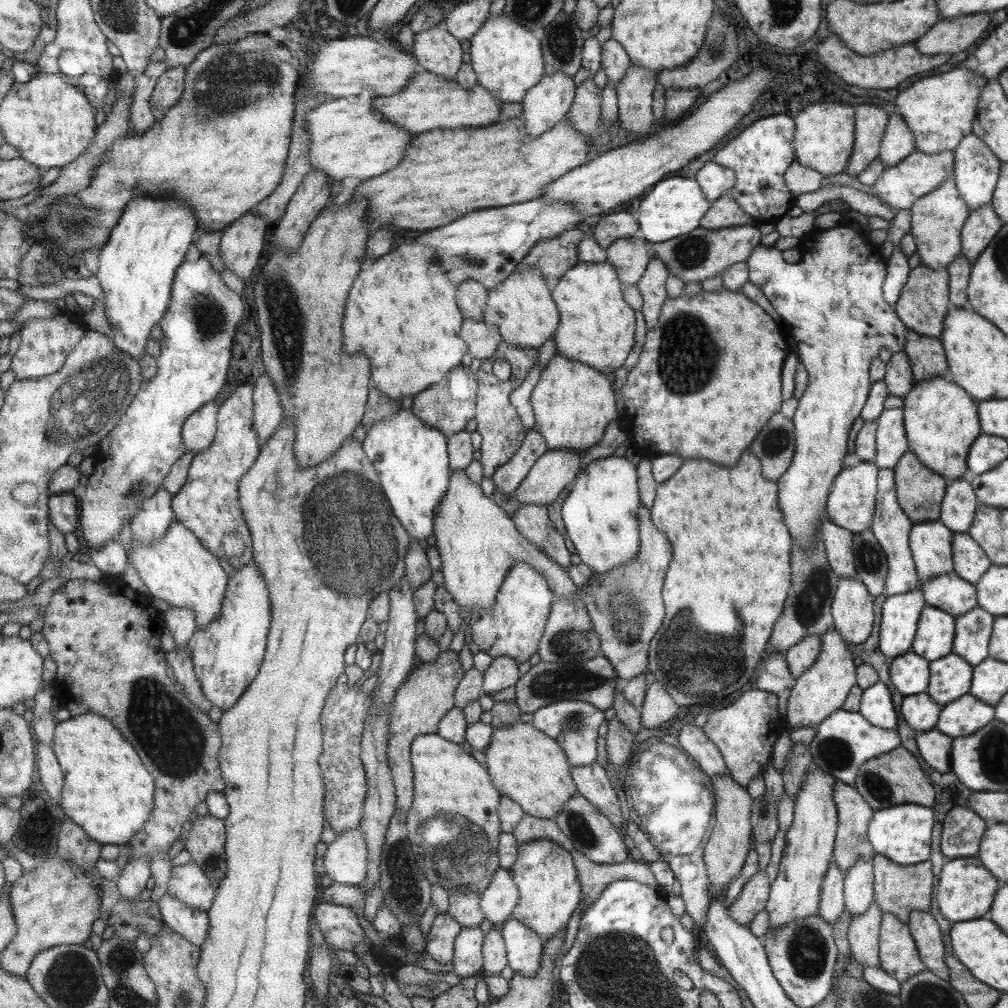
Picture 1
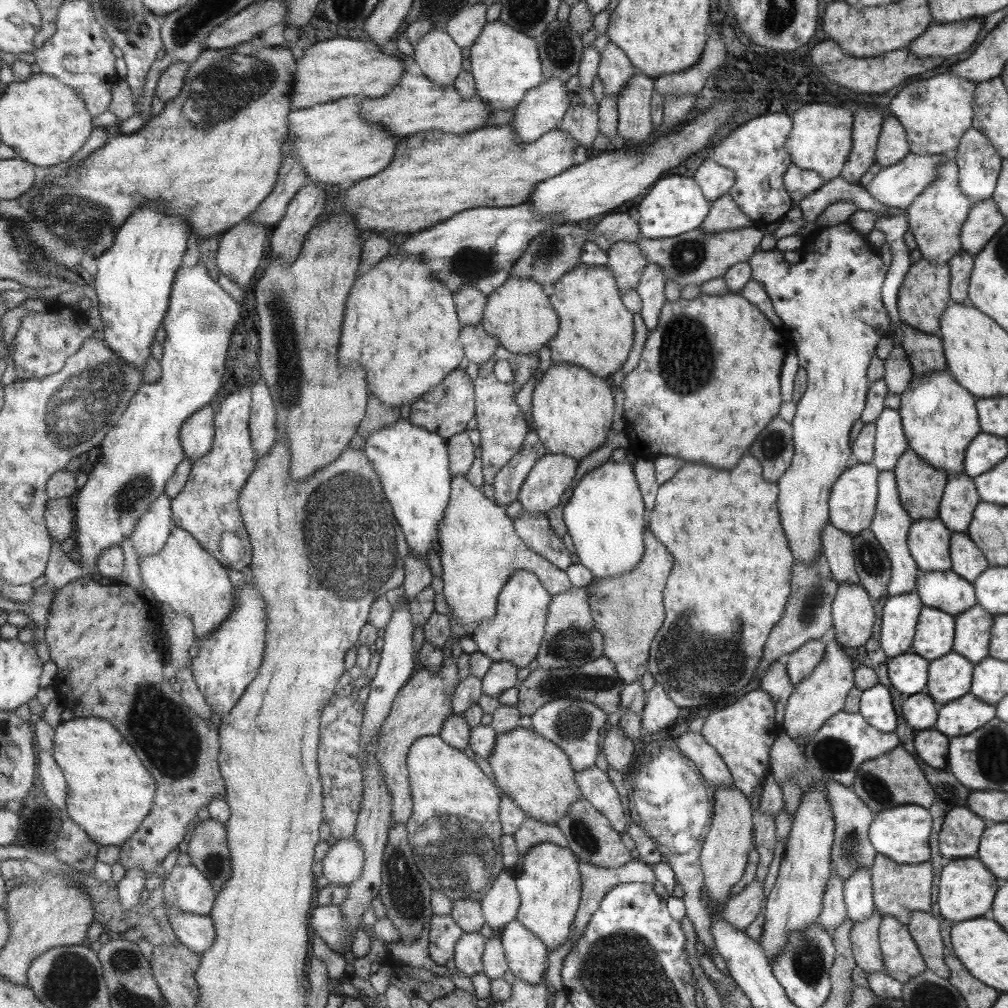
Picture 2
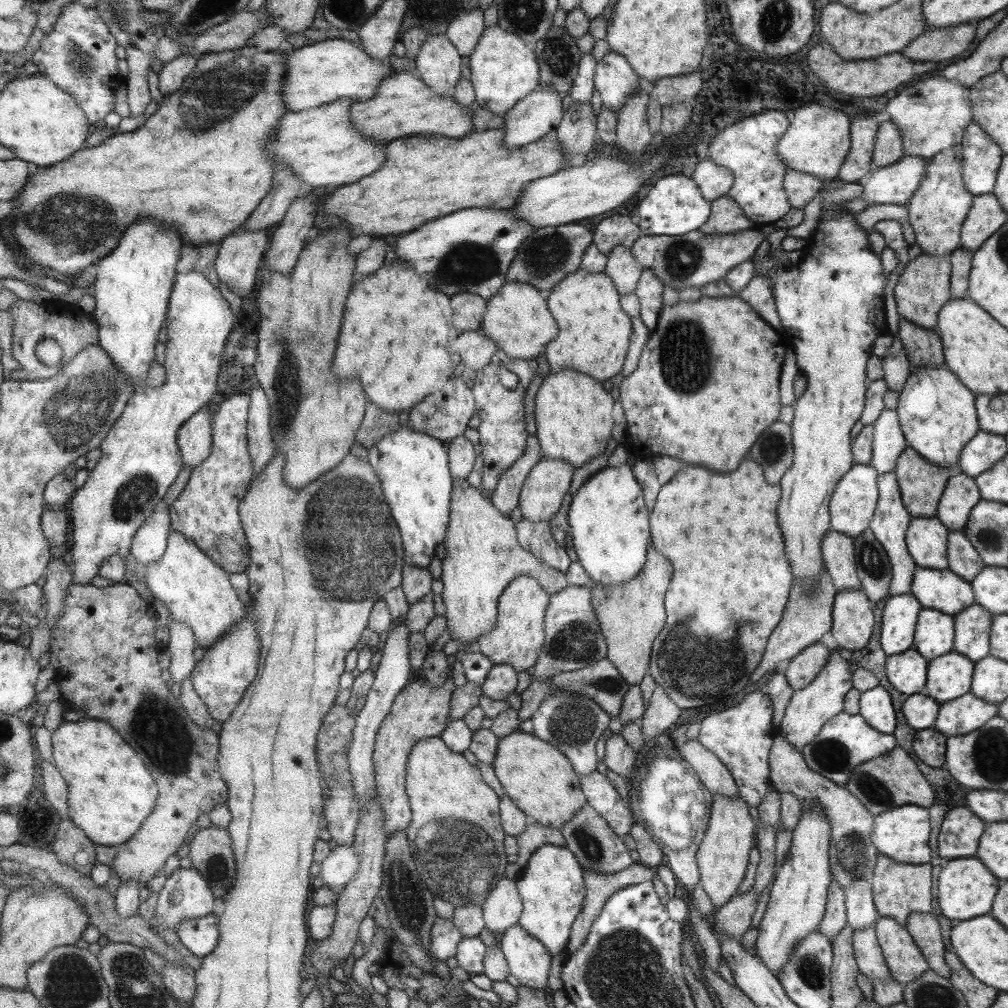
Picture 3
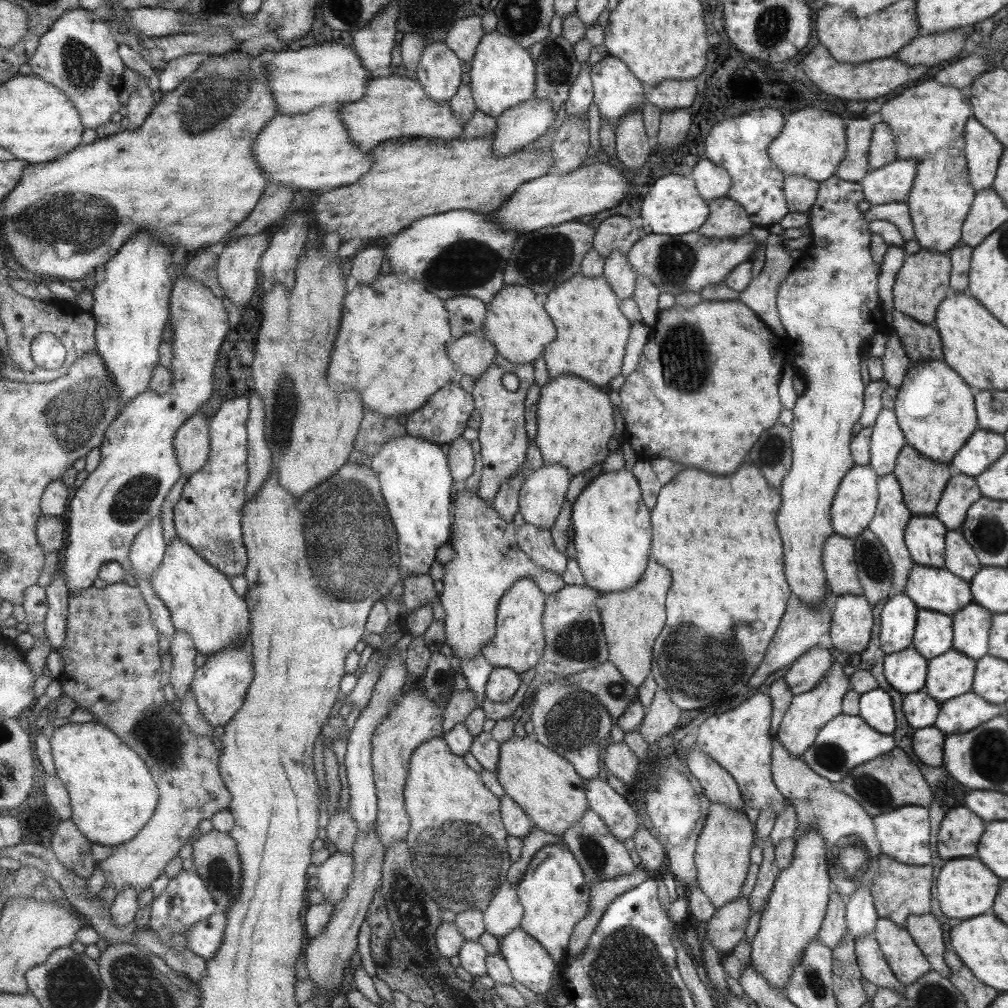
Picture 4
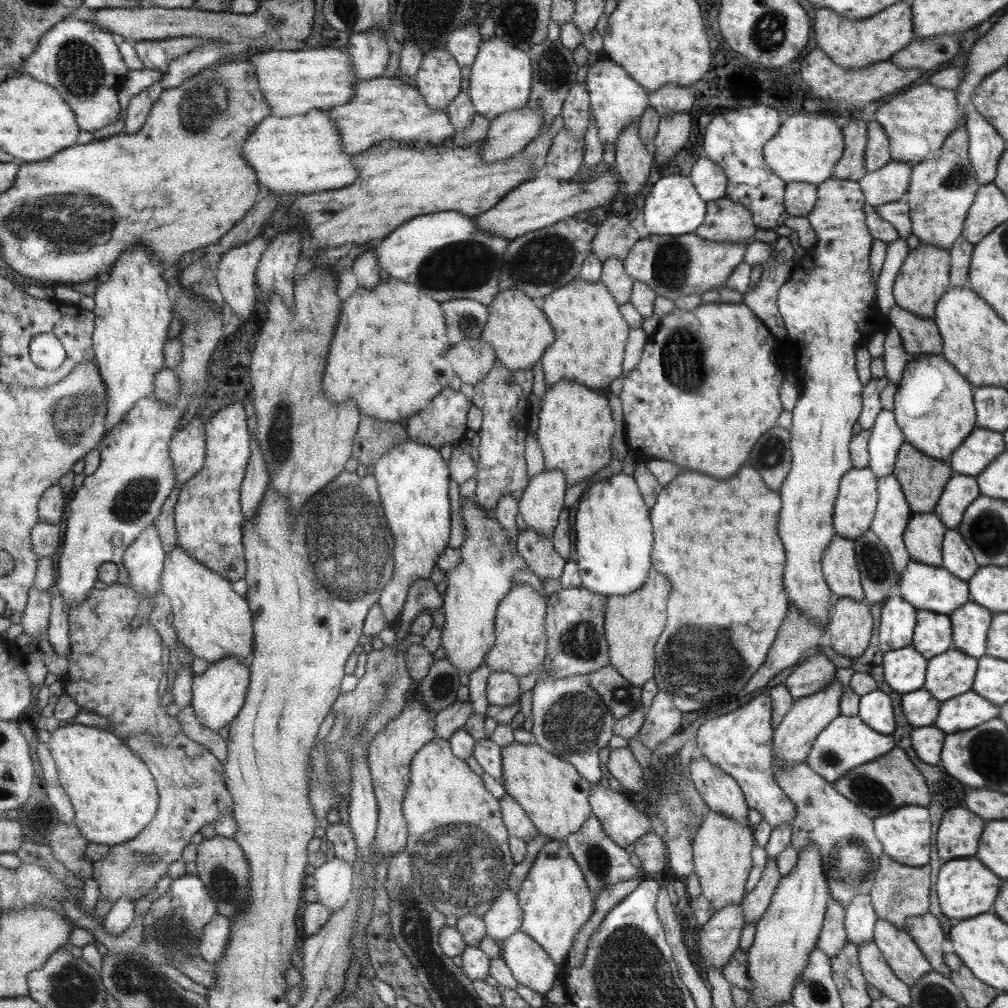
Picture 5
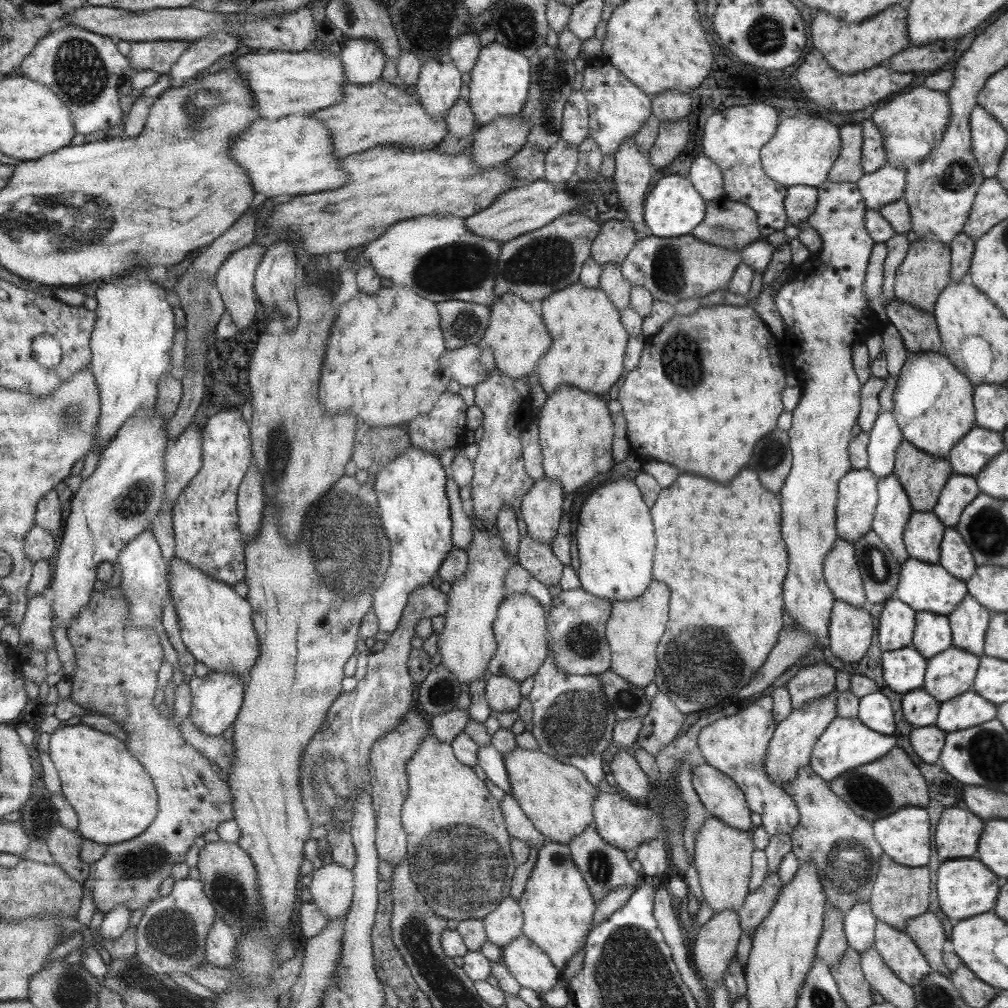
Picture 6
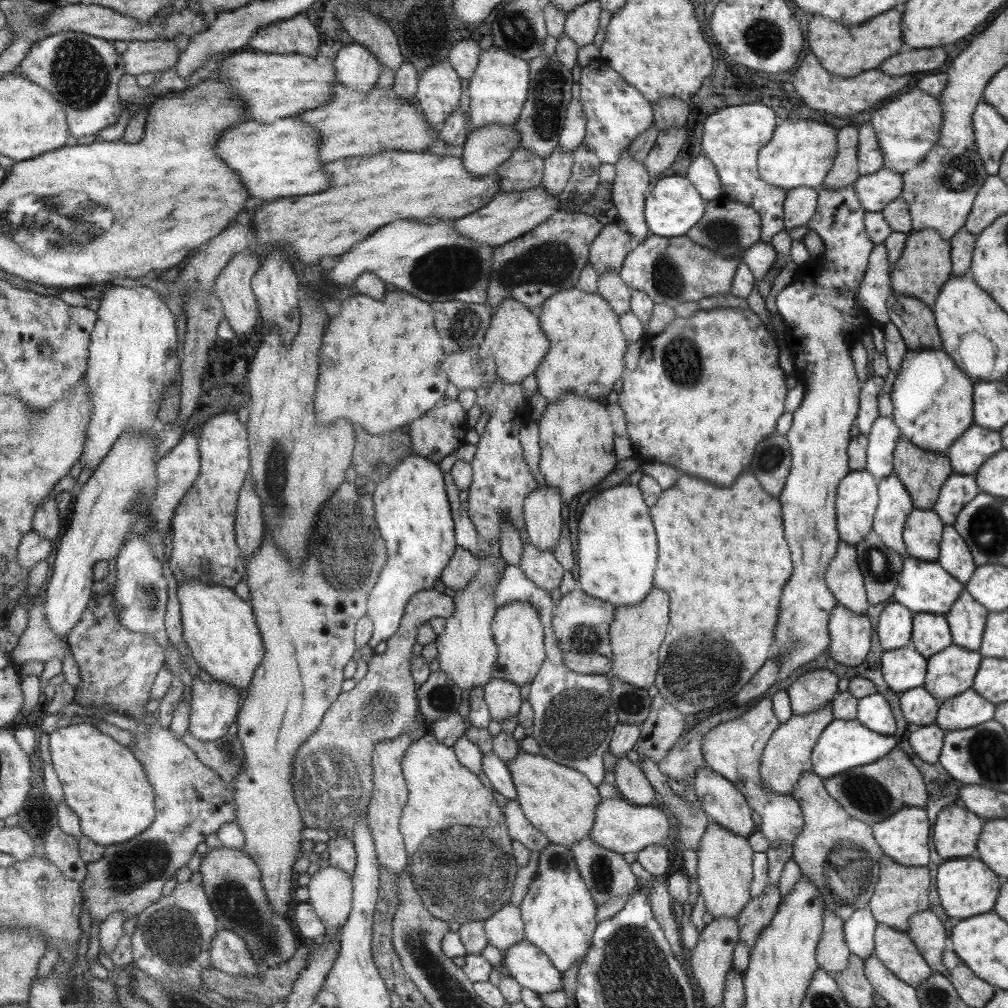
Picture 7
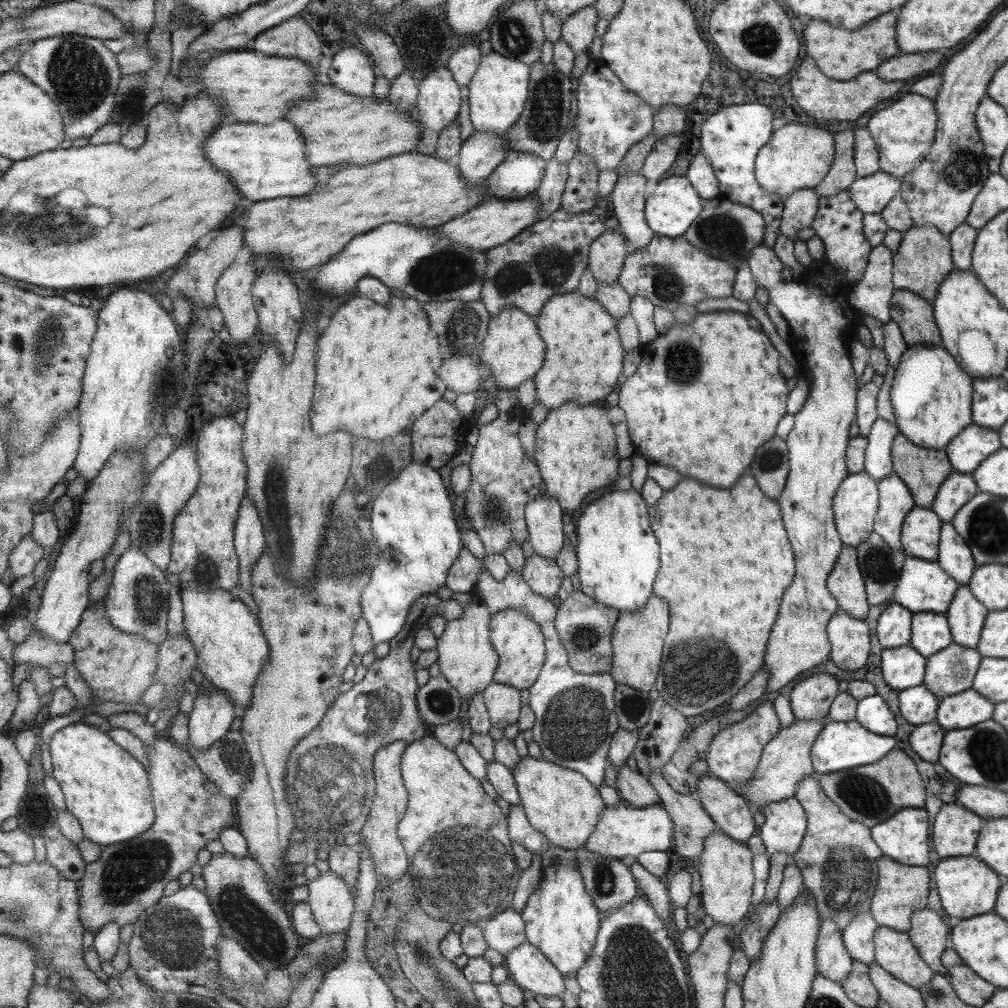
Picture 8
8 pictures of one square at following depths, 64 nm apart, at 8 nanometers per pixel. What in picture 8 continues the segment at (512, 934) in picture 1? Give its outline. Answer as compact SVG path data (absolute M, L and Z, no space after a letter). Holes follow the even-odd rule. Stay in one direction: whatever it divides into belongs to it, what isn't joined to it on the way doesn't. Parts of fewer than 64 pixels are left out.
M526 940L503 956L503 967L510 979L523 990L545 998L557 998L565 988L563 976L544 953Z

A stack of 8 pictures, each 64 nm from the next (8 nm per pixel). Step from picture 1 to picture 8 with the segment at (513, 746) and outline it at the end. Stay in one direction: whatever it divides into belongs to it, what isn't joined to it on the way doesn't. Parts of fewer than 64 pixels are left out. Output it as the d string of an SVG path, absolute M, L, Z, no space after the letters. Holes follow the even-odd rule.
M520 757L510 770L519 802L528 823L538 830L551 846L573 849L583 846L594 830L602 812L603 802L597 790L581 773L551 764L545 759Z

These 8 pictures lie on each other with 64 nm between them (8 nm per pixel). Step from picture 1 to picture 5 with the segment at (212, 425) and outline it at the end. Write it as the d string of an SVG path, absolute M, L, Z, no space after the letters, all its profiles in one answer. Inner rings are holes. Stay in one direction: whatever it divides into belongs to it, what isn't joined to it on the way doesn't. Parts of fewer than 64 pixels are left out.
M190 419L170 440L170 459L174 465L175 488L201 470L205 458L205 431L199 419Z

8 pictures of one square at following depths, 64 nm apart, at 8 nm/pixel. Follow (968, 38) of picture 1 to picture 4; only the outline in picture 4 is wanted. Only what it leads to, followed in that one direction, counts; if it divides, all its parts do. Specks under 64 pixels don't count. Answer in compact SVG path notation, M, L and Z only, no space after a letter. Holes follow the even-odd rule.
M961 28L917 36L902 51L893 54L893 57L908 65L920 64L925 68L931 68L960 53L966 37L967 32Z

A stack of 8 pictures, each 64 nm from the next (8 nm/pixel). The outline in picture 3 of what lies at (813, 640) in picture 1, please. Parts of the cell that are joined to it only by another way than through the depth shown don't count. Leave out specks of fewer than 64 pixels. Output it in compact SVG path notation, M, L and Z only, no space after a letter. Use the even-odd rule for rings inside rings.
M813 643L802 648L793 659L788 660L785 668L785 678L793 691L809 686L821 668L829 660L830 650L822 643Z

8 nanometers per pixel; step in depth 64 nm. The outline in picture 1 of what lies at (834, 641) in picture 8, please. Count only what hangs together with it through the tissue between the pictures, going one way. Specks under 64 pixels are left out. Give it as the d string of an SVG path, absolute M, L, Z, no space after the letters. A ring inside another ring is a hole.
M838 577L830 613L834 628L847 644L865 642L873 629L870 591L862 581Z

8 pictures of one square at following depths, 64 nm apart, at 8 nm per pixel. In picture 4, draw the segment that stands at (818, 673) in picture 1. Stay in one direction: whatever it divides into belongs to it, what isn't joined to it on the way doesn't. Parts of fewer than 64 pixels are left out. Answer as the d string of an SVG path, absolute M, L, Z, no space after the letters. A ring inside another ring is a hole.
M833 660L831 668L826 672L825 678L817 684L796 695L792 695L790 705L787 707L777 730L773 732L781 747L786 748L789 754L801 757L803 751L814 742L818 732L827 722L842 713L842 699L850 688L850 679L843 673L843 666Z

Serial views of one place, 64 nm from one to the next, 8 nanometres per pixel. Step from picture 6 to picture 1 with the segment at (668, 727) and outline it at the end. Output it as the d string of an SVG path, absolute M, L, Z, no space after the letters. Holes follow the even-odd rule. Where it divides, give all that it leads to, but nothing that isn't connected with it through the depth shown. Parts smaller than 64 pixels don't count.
M650 680L646 688L642 704L639 706L640 723L645 728L659 726L675 716L677 703L670 696L660 682Z

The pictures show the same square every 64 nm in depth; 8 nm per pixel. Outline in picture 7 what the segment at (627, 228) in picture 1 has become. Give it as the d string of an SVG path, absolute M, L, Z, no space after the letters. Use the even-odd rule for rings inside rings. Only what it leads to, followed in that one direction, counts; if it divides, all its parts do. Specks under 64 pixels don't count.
M618 221L602 225L590 247L589 262L598 275L605 271L619 272L626 256L639 242Z

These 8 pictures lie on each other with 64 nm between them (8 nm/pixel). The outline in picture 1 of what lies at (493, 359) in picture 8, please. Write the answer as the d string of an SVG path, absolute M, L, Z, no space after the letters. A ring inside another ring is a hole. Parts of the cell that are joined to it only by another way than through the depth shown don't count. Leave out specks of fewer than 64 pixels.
M515 270L487 294L482 320L485 324L497 327L502 342L519 348L537 349L545 340L553 338L553 332L558 328L557 322L561 322L561 317L557 314L558 307L551 300L552 296L549 296L545 278L538 270Z

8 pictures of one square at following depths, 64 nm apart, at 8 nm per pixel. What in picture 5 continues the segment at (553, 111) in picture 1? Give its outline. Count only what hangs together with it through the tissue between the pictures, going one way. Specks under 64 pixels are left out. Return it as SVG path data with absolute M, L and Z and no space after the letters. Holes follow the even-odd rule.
M523 106L517 111L505 111L490 120L481 148L488 164L520 154L534 140L543 124L542 112Z

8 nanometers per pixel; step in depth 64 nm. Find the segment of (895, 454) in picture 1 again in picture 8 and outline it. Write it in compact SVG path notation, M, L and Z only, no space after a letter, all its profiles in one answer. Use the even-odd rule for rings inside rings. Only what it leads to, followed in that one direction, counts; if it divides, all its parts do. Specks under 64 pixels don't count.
M877 417L867 434L867 444L864 450L864 467L869 476L881 480L893 472L891 447L893 446L898 428L896 425Z

